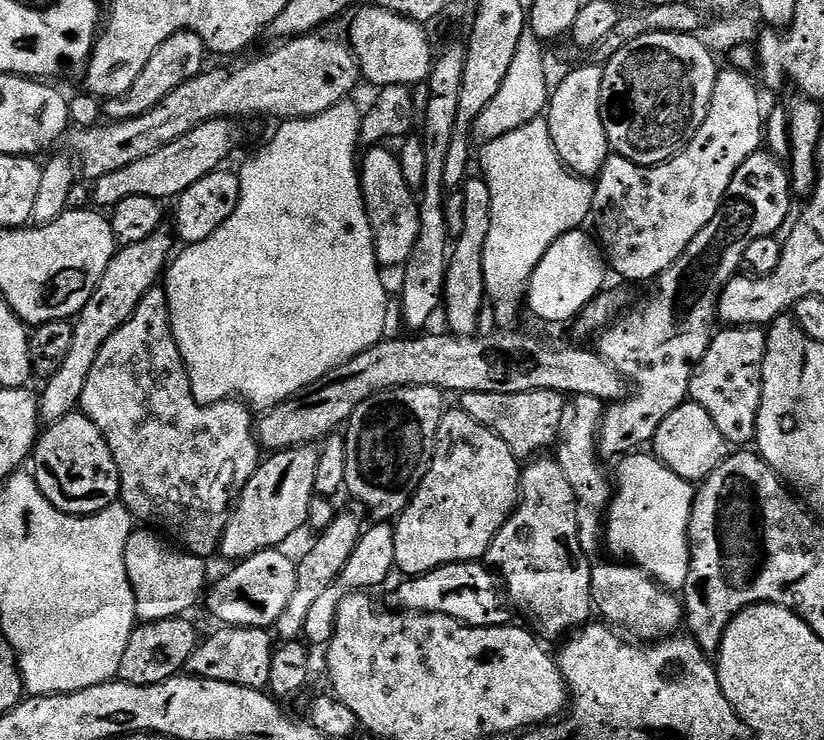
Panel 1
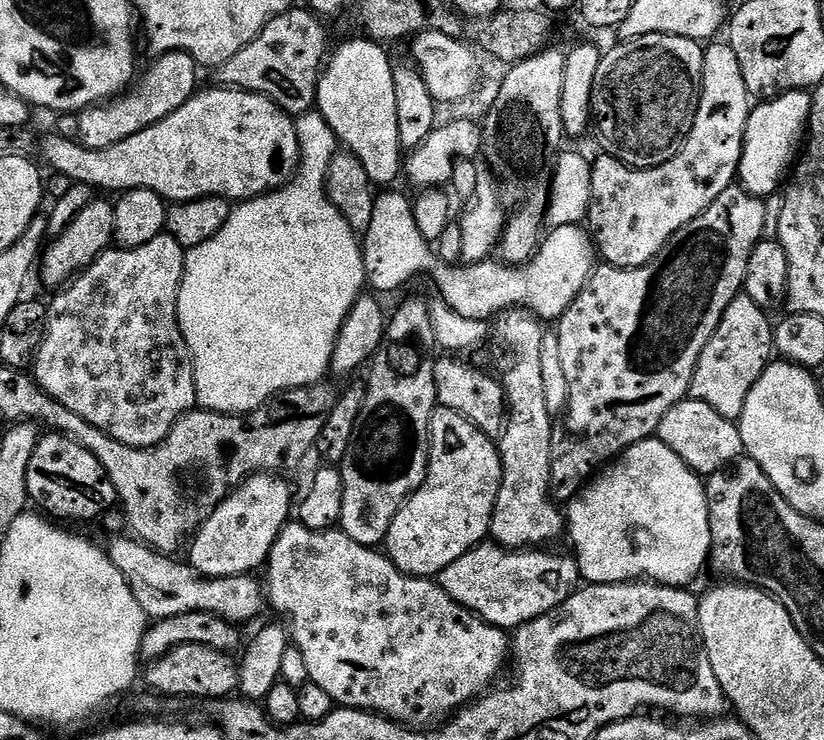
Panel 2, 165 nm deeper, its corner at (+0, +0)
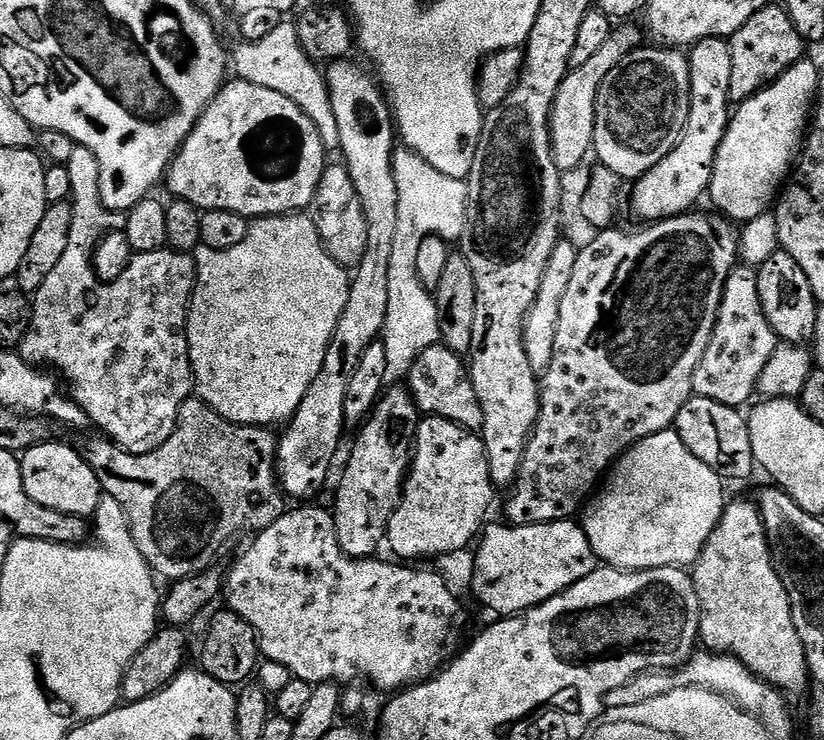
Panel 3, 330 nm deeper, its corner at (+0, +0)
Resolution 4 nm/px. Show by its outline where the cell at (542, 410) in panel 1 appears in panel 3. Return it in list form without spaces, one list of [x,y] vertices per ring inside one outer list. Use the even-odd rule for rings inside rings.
[[[443,342],[430,346],[416,359],[406,377],[406,387],[421,413],[441,416],[469,430],[483,429],[482,406],[472,385],[469,365],[461,353],[447,348]]]

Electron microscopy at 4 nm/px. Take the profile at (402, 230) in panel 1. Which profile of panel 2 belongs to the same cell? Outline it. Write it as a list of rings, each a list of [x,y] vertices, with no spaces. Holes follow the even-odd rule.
[[[384,190],[374,199],[374,211],[370,226],[365,230],[361,252],[363,254],[364,275],[367,285],[375,293],[394,292],[404,287],[410,280],[422,274],[432,275],[432,280],[438,288],[439,297],[446,302],[456,314],[462,318],[474,318],[475,320],[493,319],[503,311],[511,311],[514,308],[528,309],[541,321],[559,321],[566,310],[573,304],[574,298],[584,288],[592,275],[597,261],[595,244],[591,233],[585,227],[577,224],[560,225],[553,227],[541,241],[538,252],[532,259],[523,265],[505,265],[487,258],[482,262],[469,264],[448,264],[440,259],[433,245],[420,234],[413,214],[413,203],[396,190]]]

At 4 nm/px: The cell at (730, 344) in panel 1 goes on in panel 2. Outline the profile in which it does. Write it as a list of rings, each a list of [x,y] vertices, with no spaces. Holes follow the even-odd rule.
[[[746,294],[736,296],[734,302],[726,306],[726,314],[722,314],[718,330],[714,330],[710,342],[706,342],[706,350],[702,350],[696,363],[691,399],[714,406],[722,418],[739,421],[746,398],[750,398],[750,390],[754,390],[754,382],[762,378],[774,356],[774,324],[768,321],[768,316],[769,313]]]

